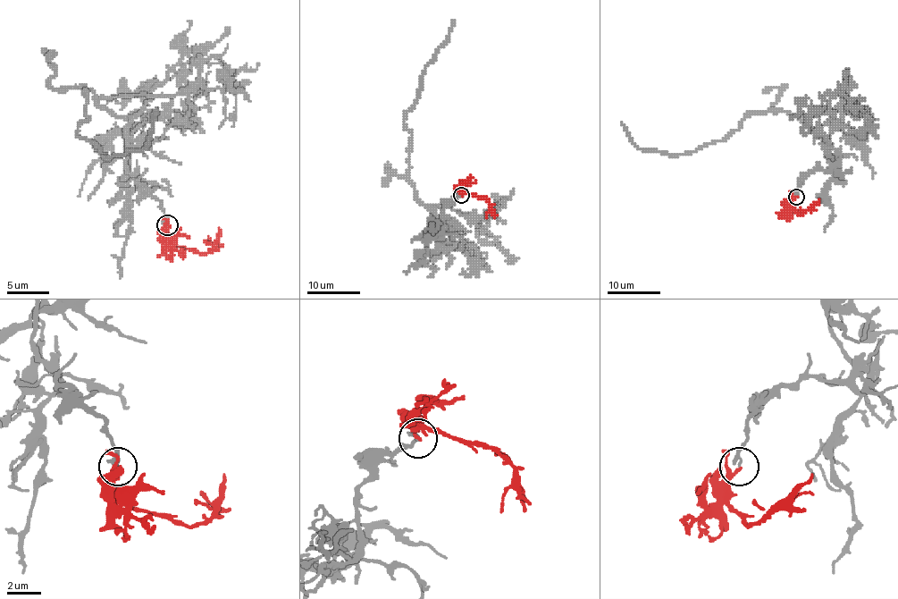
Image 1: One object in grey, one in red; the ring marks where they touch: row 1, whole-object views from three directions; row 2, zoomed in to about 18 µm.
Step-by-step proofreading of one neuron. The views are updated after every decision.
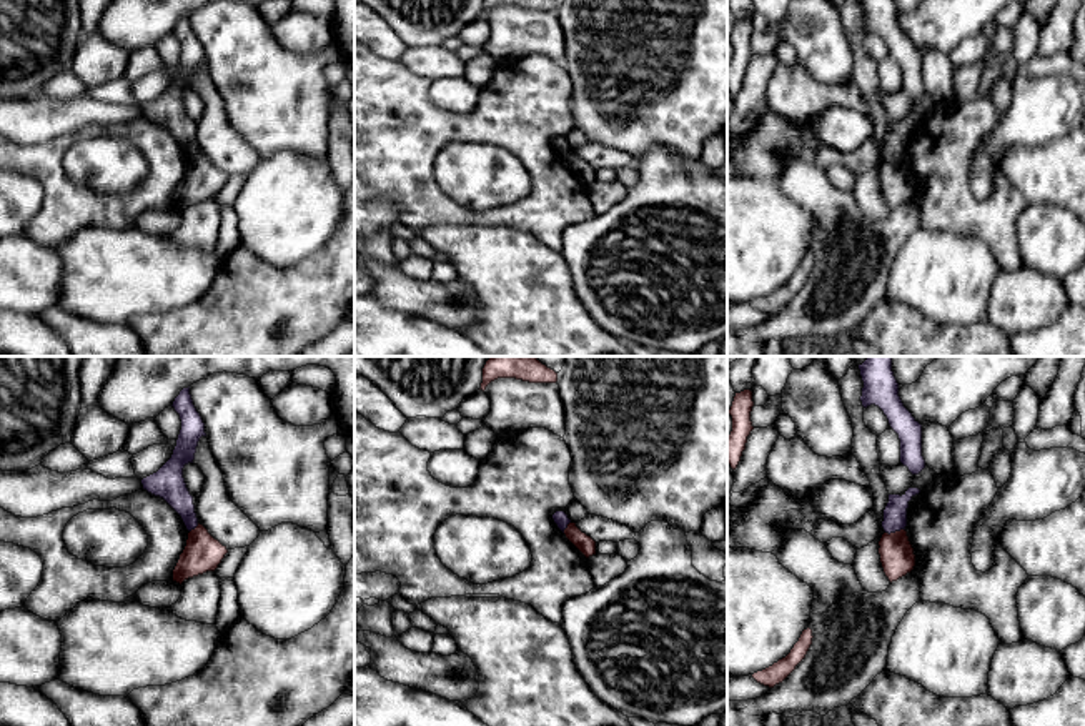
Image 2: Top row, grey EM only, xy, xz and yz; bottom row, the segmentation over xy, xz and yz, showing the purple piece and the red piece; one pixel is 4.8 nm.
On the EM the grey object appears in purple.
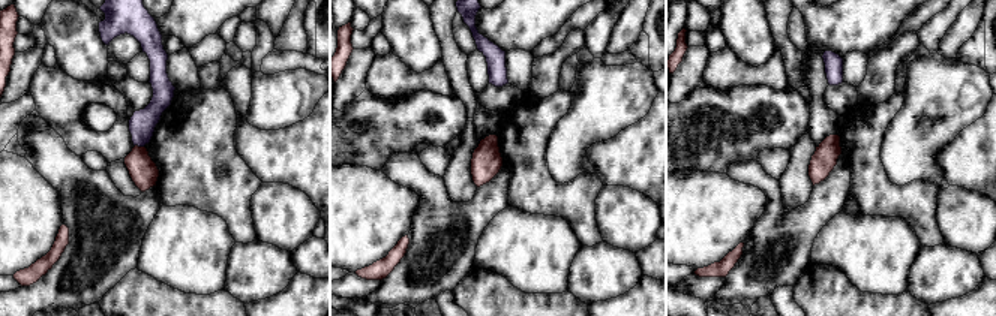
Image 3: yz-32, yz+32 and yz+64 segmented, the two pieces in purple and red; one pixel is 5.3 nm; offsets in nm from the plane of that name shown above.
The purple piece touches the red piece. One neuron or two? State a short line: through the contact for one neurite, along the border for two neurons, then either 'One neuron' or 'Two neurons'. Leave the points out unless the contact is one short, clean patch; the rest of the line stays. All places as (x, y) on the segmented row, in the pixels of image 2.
Line: yz (904, 528), (886, 533). Two neurons

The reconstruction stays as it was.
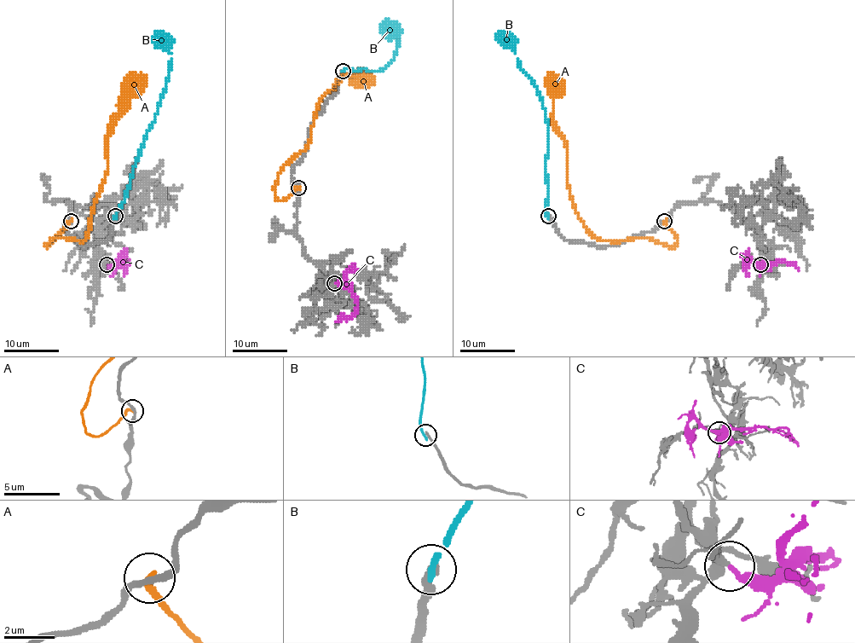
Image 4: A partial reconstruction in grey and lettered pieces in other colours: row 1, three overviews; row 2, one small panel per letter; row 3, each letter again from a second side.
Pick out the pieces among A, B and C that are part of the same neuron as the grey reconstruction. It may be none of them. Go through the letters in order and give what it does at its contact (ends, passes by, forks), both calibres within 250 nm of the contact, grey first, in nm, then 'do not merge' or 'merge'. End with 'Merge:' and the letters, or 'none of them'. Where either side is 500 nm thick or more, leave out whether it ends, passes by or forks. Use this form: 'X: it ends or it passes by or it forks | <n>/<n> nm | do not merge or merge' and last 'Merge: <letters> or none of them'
A: it ends | 260/280 nm | do not merge
B: it ends | 320/280 nm | do not merge
C: it ends | 300/280 nm | merge
Merge: C

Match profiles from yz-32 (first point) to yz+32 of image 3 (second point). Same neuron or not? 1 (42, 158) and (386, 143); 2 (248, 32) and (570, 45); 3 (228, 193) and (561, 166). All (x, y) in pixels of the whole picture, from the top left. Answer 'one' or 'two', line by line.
1: two
2: one
3: two

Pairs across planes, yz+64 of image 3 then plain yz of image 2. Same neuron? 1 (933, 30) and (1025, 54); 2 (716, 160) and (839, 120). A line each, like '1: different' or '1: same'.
1: same
2: same

